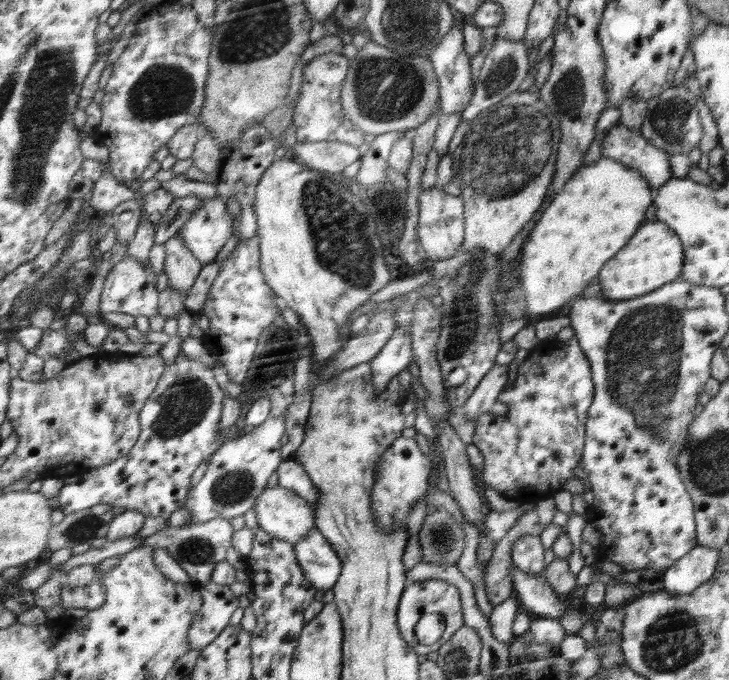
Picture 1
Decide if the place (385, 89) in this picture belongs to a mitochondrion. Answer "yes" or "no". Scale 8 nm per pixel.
yes

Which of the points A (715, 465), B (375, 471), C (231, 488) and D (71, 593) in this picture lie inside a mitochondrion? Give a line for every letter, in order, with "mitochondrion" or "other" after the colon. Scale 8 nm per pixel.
A: mitochondrion
B: other
C: mitochondrion
D: other

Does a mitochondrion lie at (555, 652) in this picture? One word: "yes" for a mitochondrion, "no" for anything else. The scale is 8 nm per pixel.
no

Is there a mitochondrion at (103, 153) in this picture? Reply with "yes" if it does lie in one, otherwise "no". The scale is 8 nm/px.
no

